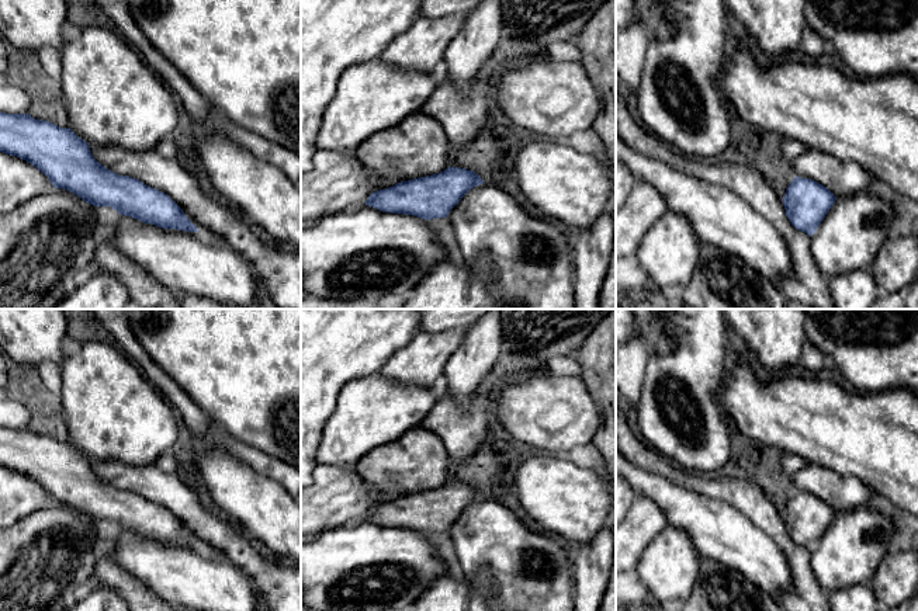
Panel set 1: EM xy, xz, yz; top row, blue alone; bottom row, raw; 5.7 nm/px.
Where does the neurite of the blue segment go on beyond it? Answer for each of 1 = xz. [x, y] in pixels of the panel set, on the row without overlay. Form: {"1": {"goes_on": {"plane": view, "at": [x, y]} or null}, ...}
{"1": {"goes_on": null}}

